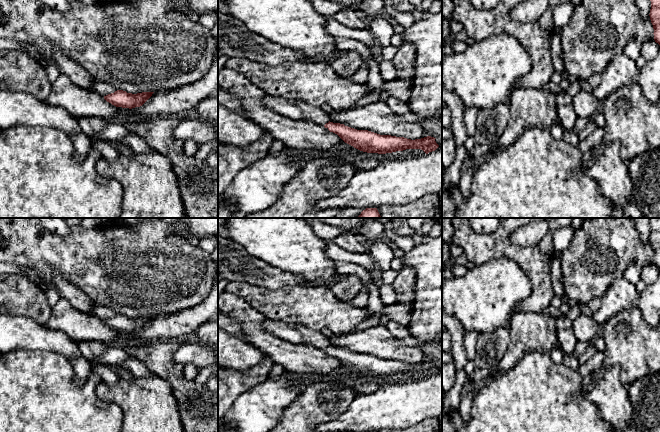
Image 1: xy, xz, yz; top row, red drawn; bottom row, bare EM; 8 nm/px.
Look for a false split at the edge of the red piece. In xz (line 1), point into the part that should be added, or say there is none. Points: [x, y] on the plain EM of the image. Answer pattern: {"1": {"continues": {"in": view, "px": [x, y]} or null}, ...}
{"1": {"continues": {"in": "xz", "px": [299, 334]}}}

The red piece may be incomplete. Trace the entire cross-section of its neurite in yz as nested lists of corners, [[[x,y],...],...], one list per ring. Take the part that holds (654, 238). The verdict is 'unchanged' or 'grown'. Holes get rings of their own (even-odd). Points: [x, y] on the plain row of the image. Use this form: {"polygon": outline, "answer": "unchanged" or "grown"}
{"polygon": [[[650,218],[650,244],[654,253],[654,264],[660,269],[660,218]]], "answer": "unchanged"}

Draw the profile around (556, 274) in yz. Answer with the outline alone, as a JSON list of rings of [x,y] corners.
[[[555,255],[551,260],[551,283],[554,296],[561,298],[565,295],[562,281],[561,261],[558,255]]]

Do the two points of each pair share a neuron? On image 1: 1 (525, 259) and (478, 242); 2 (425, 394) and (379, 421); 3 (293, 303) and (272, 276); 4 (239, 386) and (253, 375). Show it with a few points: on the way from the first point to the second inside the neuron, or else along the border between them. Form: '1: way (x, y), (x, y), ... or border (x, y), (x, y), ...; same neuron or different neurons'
1: way (513, 251), (505, 248), (490, 247); same neuron
2: way (414, 402), (393, 407), (390, 410); same neuron
3: border (303, 283), (281, 286), (276, 289), (257, 287); different neurons
4: way (242, 383), (250, 378); same neuron

